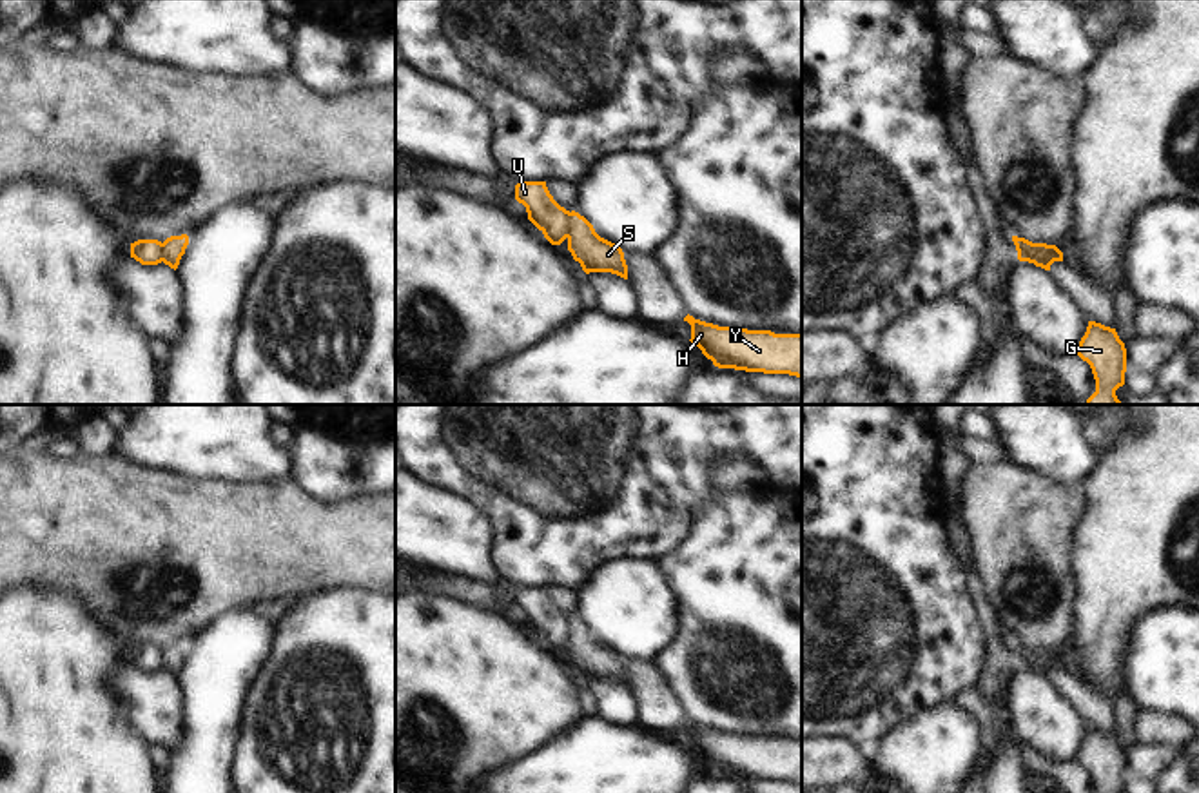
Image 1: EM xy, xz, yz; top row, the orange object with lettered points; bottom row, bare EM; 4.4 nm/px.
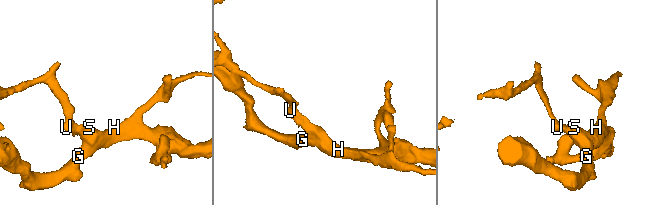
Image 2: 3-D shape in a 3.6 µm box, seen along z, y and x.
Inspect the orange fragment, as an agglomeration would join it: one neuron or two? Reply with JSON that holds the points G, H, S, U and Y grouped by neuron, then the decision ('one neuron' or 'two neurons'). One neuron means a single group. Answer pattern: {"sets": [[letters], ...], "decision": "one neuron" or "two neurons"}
{"sets": [["G", "H", "S", "Y"], ["U"]], "decision": "two neurons"}

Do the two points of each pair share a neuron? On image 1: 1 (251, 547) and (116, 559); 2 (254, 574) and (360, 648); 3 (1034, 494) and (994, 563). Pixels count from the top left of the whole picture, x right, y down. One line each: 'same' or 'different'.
1: same
2: different
3: same

